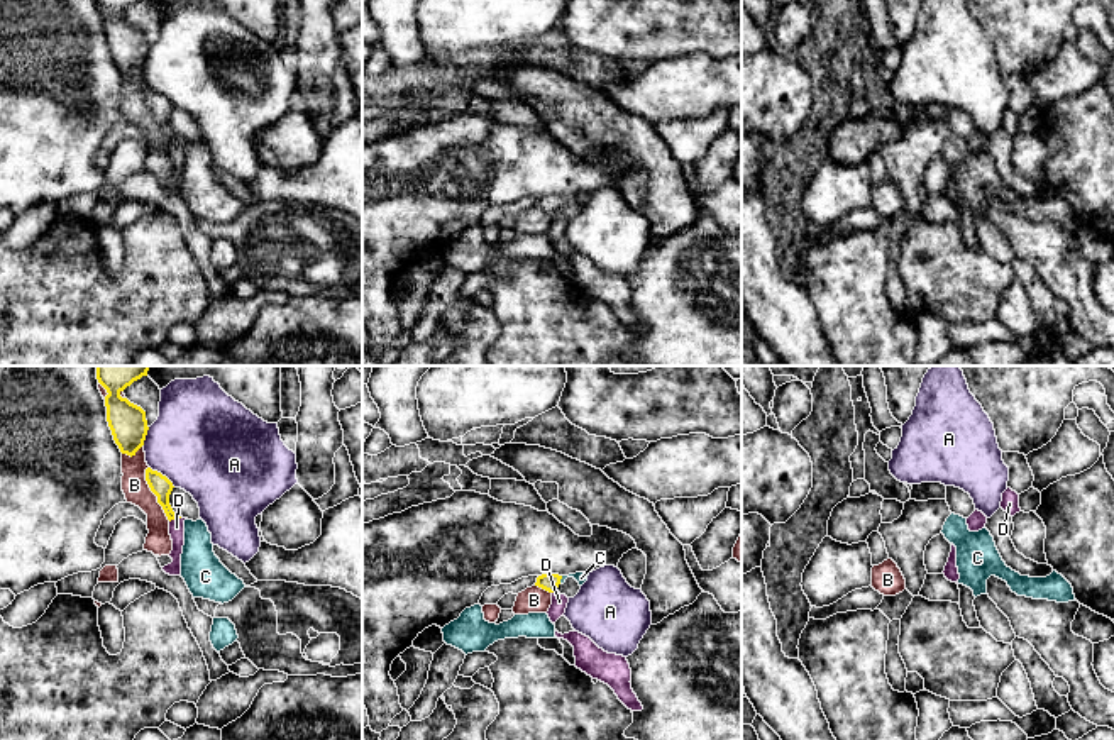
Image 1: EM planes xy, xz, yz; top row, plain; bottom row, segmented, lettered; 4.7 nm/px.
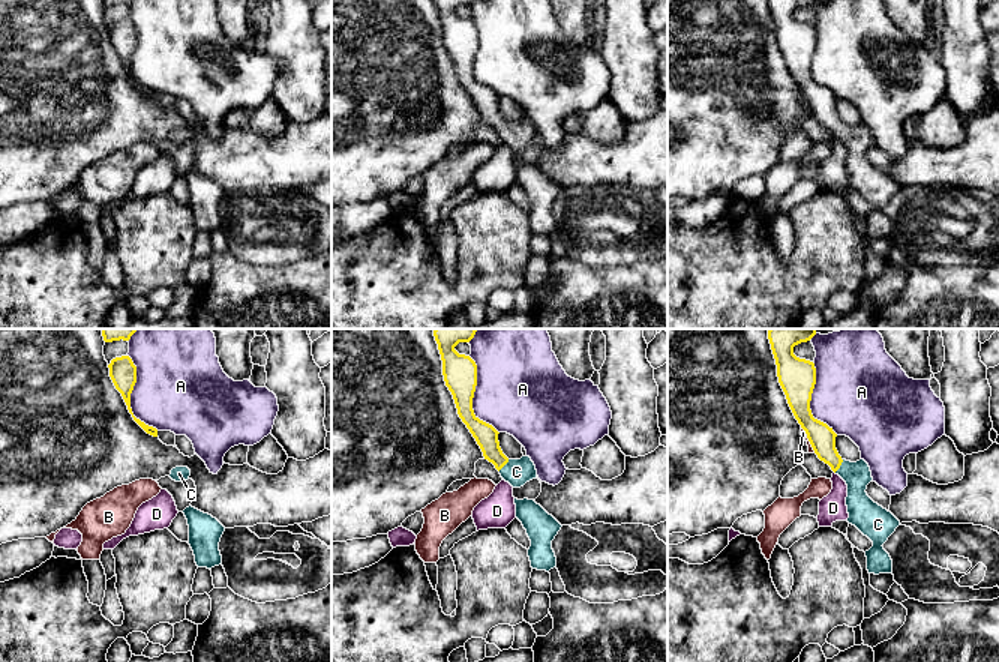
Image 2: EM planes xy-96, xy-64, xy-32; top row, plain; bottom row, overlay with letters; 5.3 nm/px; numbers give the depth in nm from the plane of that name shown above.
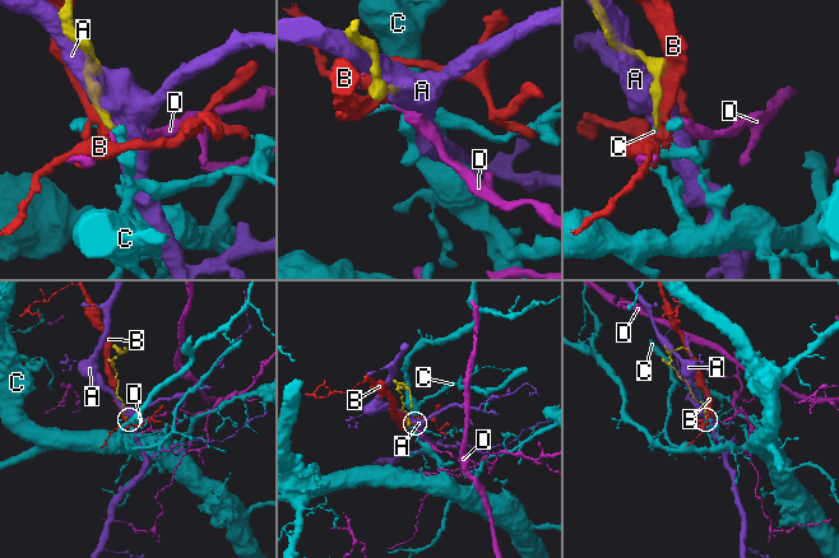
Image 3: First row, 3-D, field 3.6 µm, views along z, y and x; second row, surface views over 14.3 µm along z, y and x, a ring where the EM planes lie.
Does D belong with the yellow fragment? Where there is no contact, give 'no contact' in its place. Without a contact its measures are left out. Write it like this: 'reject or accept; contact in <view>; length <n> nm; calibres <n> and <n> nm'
reject; contact in xy; length 70 nm; calibres 100 and 80 nm

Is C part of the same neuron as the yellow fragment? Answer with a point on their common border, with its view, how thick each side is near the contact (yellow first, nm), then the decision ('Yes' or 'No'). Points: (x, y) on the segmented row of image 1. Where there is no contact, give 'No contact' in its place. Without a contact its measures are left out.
Touches yellow at xz (561, 578). Thickness 80 nm (yellow) against 60 nm. Yes

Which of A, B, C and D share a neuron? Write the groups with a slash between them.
A / B / C / D

